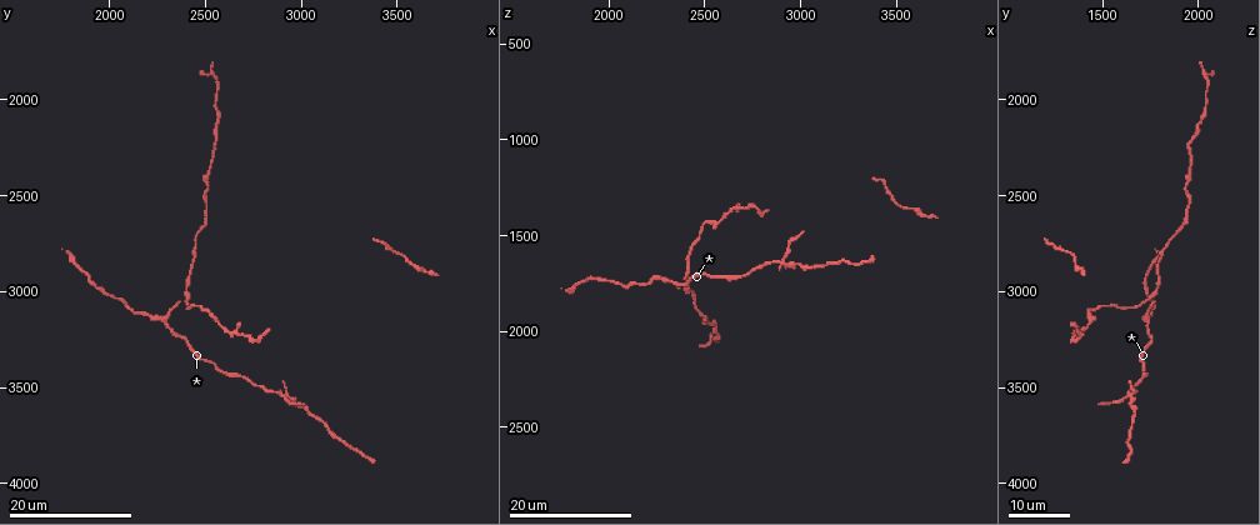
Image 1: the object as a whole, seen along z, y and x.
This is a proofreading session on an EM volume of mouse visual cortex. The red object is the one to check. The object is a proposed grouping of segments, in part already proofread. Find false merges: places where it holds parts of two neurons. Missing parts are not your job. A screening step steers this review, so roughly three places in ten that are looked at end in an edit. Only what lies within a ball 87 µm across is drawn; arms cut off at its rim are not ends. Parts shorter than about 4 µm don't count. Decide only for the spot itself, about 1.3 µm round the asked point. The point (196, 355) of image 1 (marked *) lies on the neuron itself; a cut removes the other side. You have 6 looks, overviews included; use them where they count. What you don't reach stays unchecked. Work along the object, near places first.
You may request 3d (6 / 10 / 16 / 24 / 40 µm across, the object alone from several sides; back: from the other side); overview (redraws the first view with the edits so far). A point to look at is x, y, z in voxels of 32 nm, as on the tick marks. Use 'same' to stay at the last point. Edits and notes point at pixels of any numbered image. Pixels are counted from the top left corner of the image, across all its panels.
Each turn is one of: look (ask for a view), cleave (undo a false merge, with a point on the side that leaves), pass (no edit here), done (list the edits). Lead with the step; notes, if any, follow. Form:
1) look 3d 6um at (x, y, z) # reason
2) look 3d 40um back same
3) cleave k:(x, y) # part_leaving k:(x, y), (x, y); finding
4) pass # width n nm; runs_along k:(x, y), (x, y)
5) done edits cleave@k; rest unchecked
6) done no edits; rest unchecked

look 3d 16um at (2300, 3140, 1720) # a fork

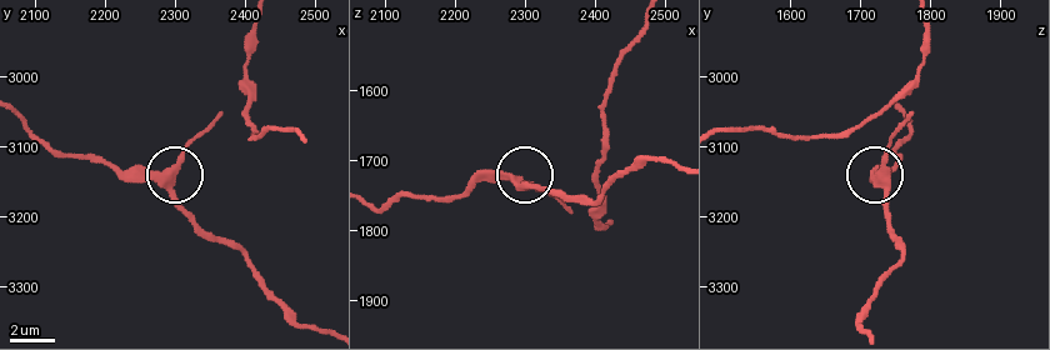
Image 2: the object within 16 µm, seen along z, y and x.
look 3d 6um at (2290, 3140, 1730)

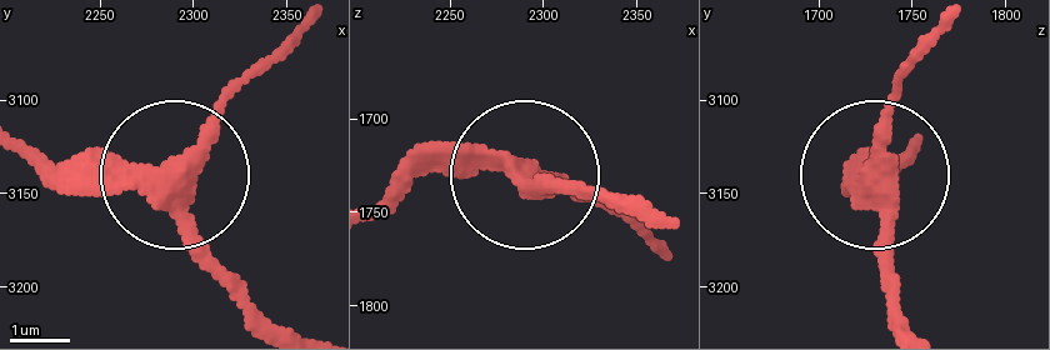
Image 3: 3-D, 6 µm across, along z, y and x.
pass # arms 3; runs_along 3:(279, 324), (219, 264), (175, 179), (30, 165); continuous, no second neuron

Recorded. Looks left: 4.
look 3d 24um at (2410, 3010, 1780)

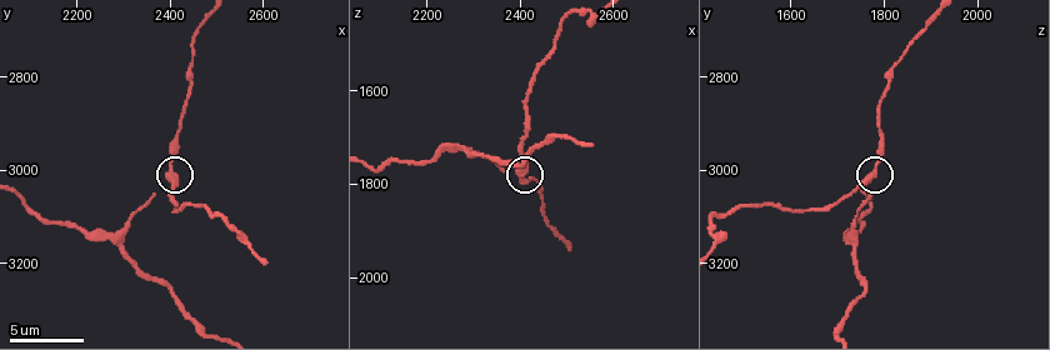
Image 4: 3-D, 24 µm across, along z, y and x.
look 3d 10um at (2405, 3015, 1775)

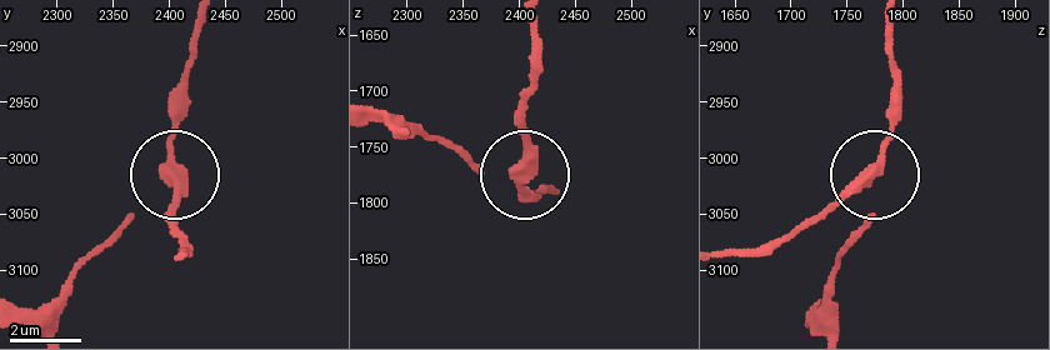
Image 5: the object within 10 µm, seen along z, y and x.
look 3d 10um back at (2404, 3010, 1778)

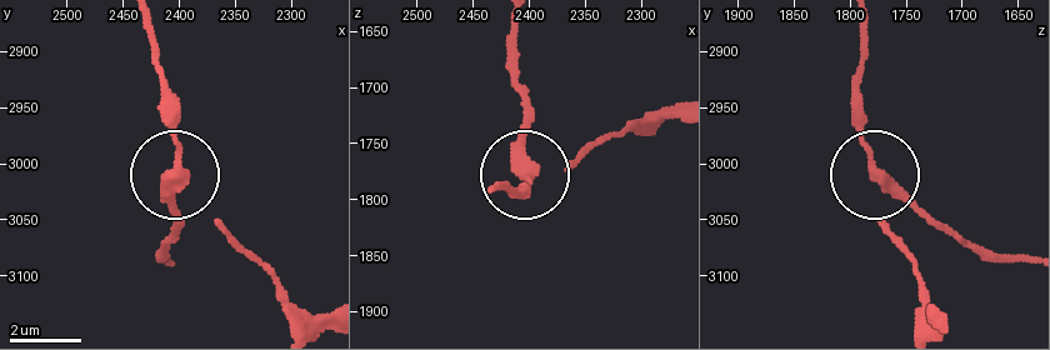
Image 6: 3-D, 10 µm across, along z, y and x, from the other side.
cleave 6:(170, 206) # two neurons meet here

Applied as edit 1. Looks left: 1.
done edits cleave@6; rest unchecked

